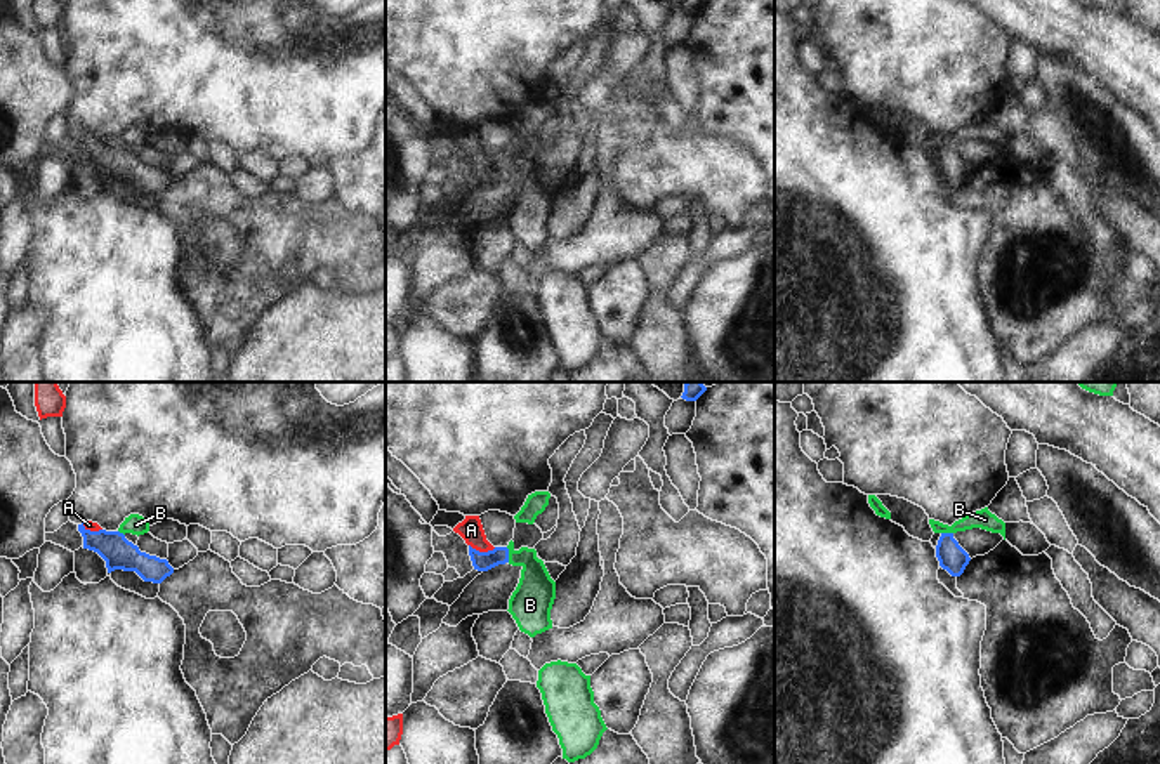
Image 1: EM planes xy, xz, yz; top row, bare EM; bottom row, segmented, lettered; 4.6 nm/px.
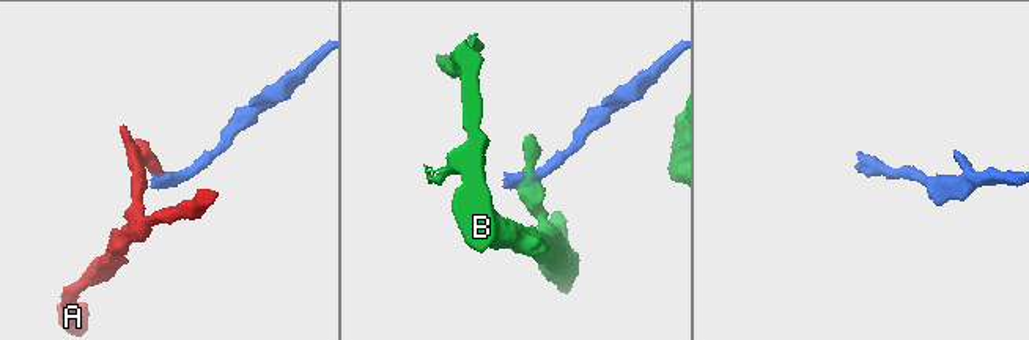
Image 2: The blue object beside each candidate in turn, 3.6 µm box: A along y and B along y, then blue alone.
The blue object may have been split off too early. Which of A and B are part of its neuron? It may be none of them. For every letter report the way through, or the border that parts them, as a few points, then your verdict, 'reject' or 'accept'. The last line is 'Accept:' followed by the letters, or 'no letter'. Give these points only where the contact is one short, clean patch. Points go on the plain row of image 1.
A: runs through xz (481, 172), (483, 164), (471, 141); accept
B: border along xz (506, 158), (509, 172); reject
Accept: A

